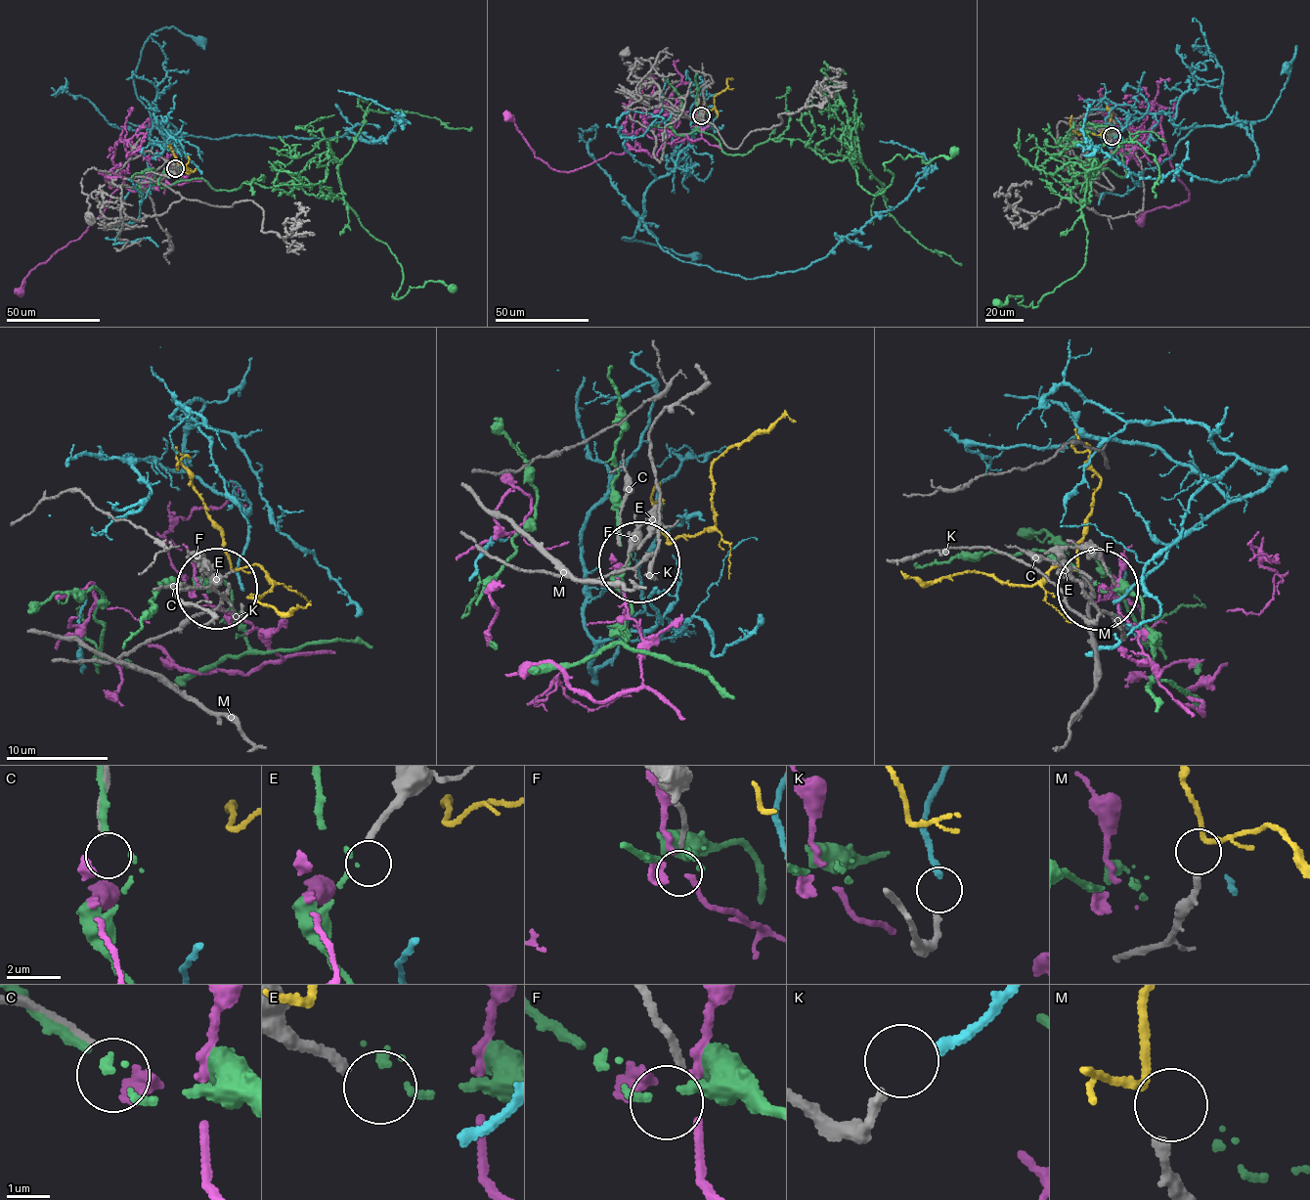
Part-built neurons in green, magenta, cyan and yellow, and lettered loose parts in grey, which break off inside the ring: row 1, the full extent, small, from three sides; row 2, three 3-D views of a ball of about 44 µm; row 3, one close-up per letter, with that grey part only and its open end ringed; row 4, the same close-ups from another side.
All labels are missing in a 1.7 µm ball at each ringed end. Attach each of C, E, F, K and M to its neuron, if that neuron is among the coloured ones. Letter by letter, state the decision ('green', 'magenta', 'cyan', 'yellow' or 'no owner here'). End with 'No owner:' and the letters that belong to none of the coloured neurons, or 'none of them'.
C: magenta
E: no owner here
F: no owner here
K: cyan
M: yellow
No owner: E, F

